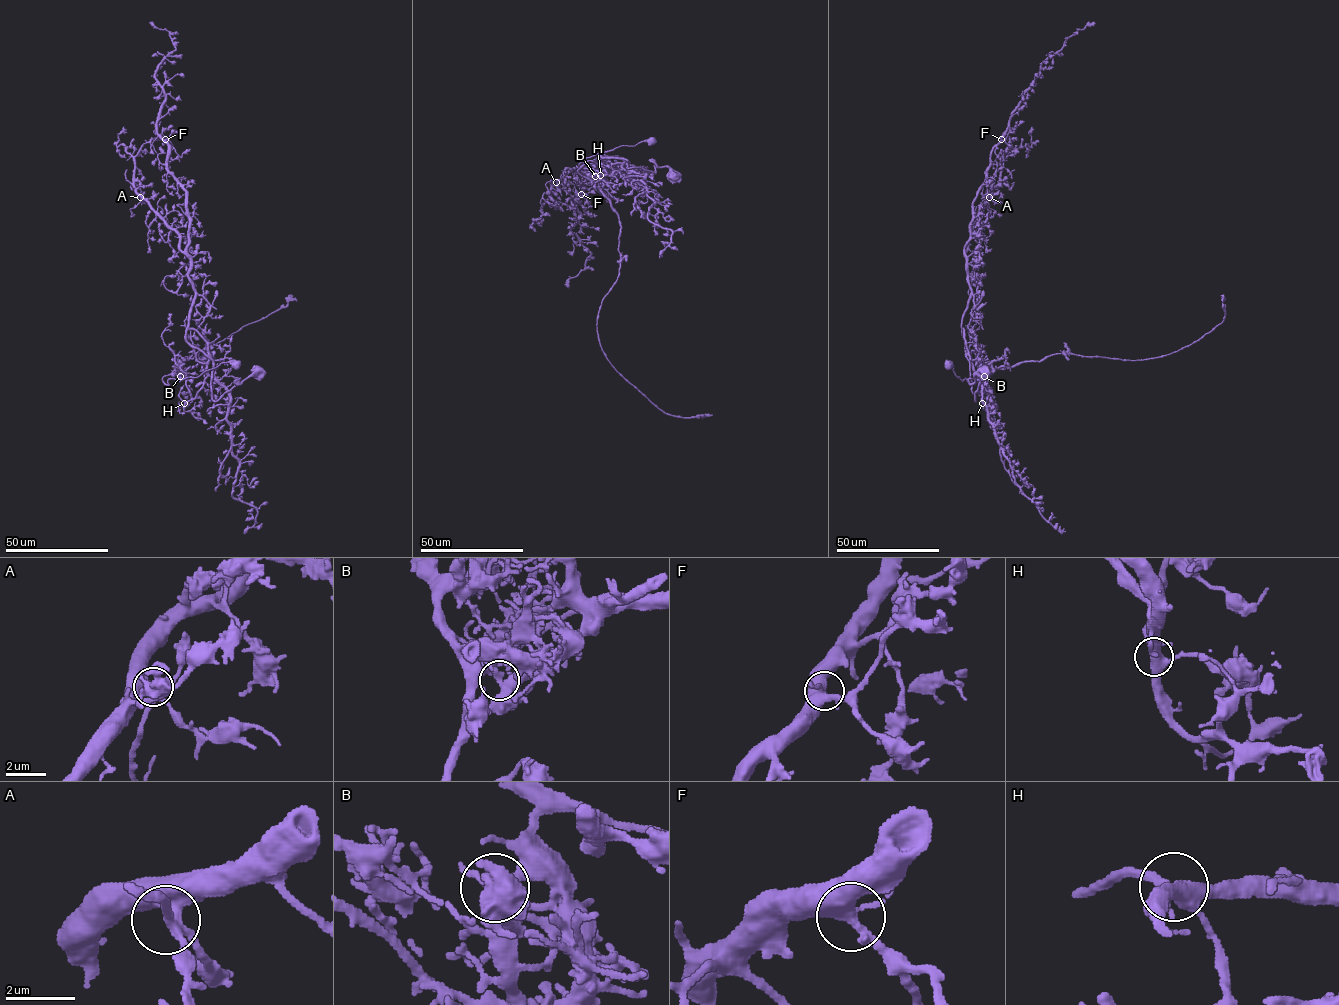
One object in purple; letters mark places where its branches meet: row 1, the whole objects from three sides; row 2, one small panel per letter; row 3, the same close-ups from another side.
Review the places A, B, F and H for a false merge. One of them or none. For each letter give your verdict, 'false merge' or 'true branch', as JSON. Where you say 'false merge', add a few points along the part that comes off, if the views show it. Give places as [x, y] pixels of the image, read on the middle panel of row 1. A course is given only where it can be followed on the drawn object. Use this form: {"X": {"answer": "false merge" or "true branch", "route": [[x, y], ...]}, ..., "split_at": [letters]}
{"A": {"answer": "true branch"}, "B": {"answer": "false merge", "route": [[595, 176], [621, 227], [617, 280], [598, 314], [597, 332], [604, 355], [665, 412], [682, 417], [712, 415]]}, "F": {"answer": "true branch"}, "H": {"answer": "true branch"}, "split_at": ["B"]}

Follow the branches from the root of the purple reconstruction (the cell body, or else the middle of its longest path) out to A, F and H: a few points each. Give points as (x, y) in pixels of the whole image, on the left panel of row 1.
A: (258, 371), (213, 400), (212, 361), (186, 340), (195, 294), (190, 259), (179, 235), (140, 197)
F: (258, 371), (214, 401), (212, 361), (186, 340), (195, 294), (189, 276), (187, 197), (168, 169), (165, 139)
H: (258, 371), (214, 401), (212, 361), (187, 341), (188, 329), (206, 343), (209, 361), (203, 387), (184, 403)

